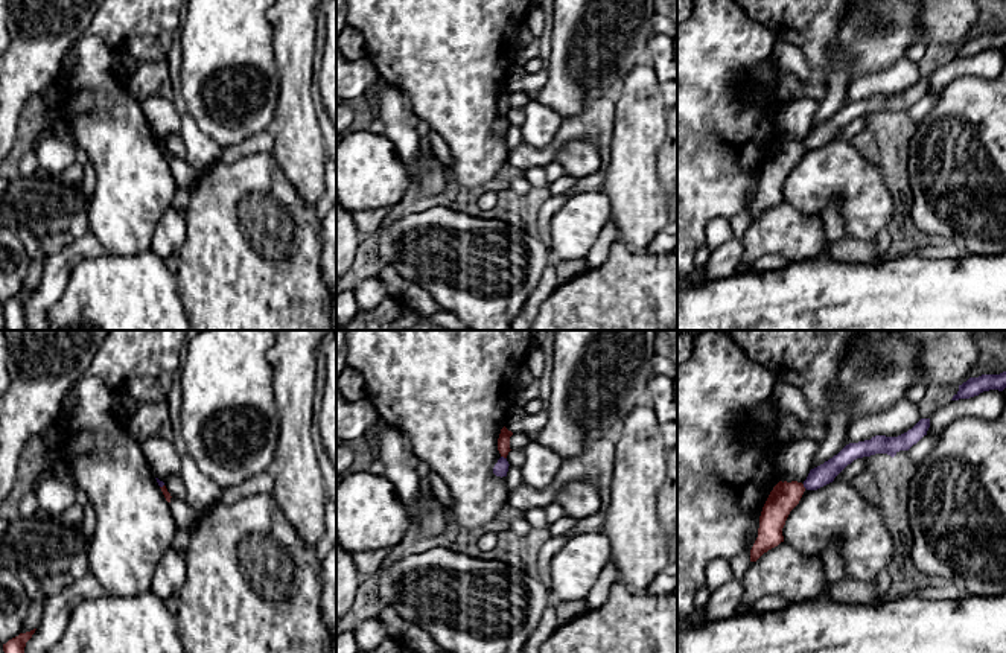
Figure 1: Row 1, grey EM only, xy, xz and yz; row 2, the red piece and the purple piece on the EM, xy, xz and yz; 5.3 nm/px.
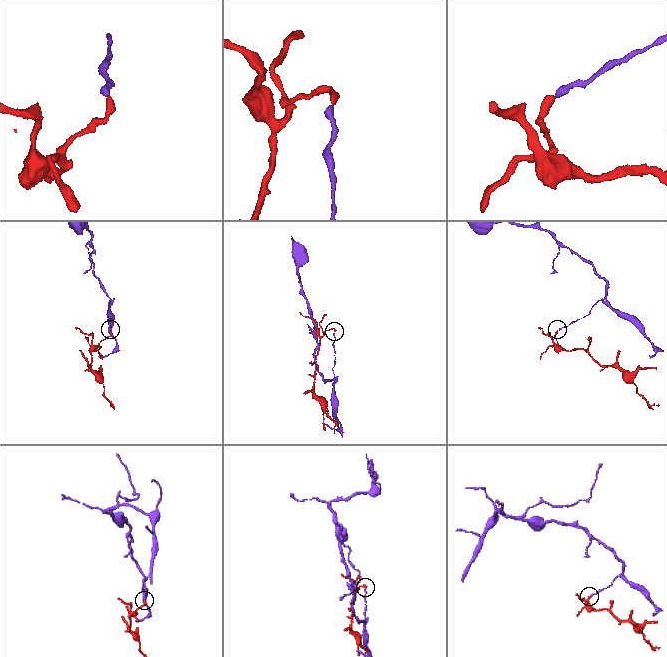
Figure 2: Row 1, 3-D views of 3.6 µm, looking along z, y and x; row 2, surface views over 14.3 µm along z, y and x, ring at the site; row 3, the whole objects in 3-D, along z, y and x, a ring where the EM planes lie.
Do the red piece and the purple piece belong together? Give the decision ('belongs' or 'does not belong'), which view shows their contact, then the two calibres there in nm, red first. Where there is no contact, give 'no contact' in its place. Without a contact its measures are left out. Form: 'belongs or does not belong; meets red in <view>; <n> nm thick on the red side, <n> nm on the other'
does not belong; meets red in xz; 60 nm thick on the red side, 80 nm on the other

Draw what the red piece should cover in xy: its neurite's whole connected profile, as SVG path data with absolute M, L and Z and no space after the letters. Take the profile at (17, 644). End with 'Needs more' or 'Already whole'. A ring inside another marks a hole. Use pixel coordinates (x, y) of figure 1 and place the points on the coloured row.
M37 629L20 633L18 636L9 639L6 644L3 644L5 653L24 653L26 642L32 638Z. Already whole

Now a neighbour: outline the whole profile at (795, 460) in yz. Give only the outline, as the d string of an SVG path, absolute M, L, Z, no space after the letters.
M801 438L782 446L776 454L779 481L804 484L819 448L820 443L811 438Z

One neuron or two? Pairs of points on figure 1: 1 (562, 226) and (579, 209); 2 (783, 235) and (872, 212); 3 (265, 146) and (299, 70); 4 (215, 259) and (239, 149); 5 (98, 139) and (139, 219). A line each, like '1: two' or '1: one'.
1: one
2: two
3: two
4: two
5: one

